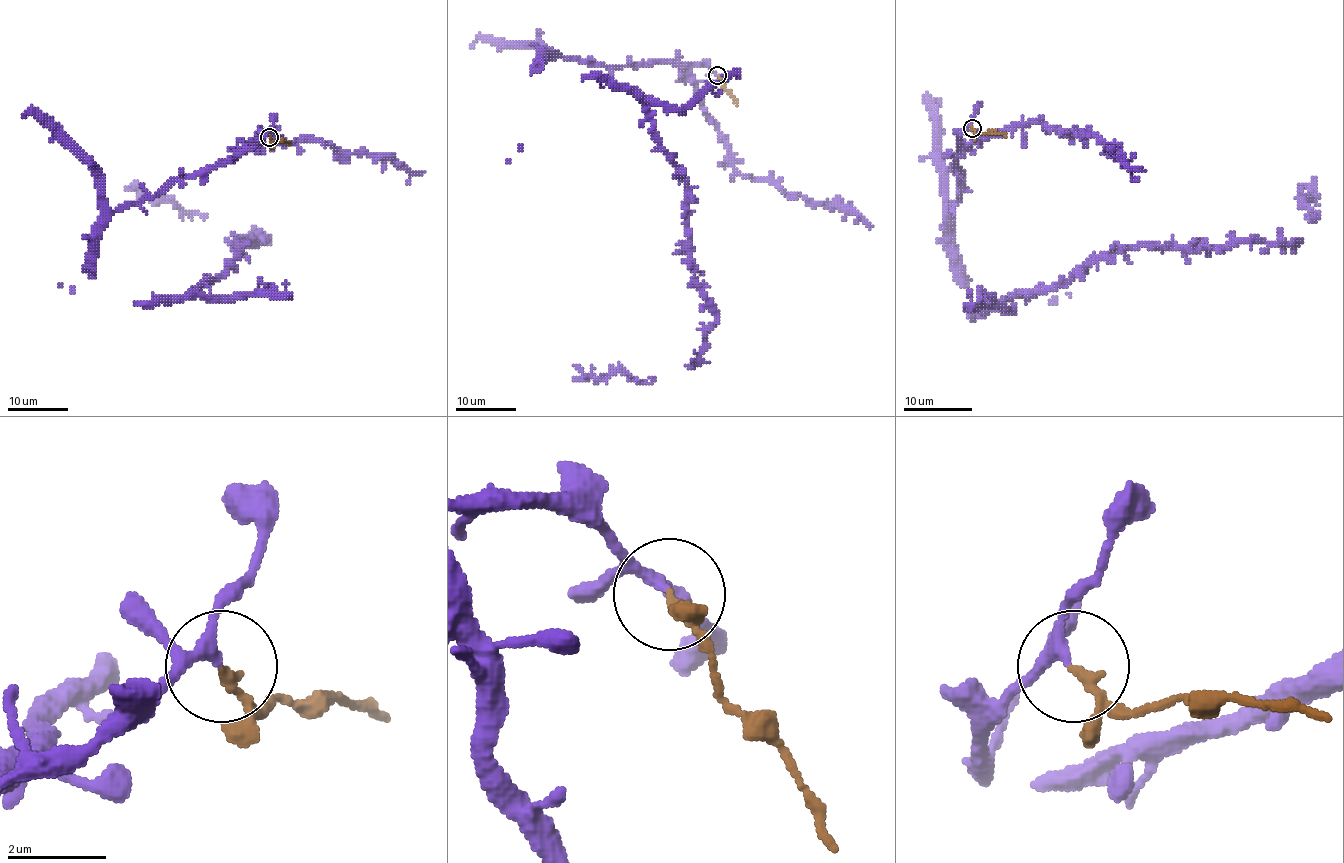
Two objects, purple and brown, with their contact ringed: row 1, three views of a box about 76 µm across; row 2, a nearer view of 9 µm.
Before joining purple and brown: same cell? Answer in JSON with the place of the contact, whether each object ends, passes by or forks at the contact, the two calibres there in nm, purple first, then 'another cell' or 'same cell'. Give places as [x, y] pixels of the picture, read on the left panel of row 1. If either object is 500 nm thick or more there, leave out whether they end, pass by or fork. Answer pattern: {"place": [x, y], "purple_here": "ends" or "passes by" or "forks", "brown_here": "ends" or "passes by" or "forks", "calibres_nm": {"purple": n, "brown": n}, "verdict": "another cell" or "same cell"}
{"place": [269, 137], "purple_here": "forks", "brown_here": "ends", "calibres_nm": {"purple": 170, "brown": 220}, "verdict": "another cell"}

